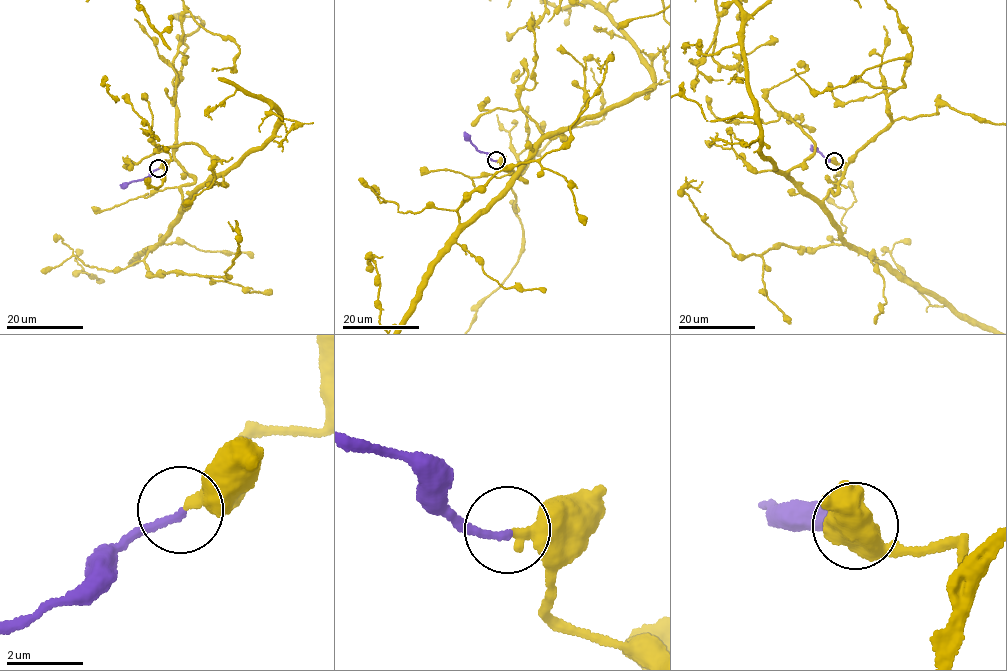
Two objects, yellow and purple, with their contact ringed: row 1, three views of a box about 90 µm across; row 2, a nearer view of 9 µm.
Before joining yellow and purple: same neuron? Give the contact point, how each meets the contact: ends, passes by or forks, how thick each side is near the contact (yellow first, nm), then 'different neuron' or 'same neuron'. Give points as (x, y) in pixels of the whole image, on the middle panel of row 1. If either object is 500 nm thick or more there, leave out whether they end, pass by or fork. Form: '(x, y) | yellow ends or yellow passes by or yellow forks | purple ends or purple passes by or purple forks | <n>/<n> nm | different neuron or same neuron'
(496, 160) | yellow ends | purple ends | 420/200 nm | same neuron

